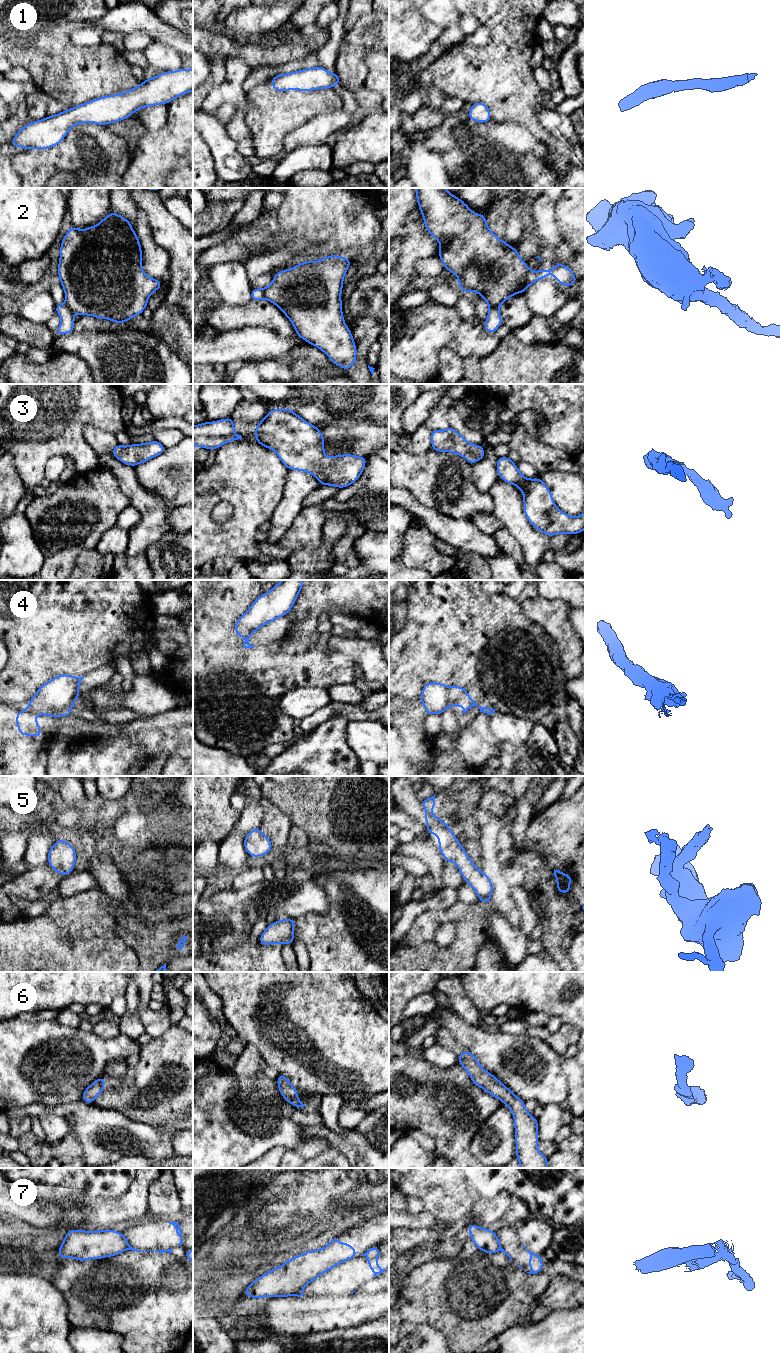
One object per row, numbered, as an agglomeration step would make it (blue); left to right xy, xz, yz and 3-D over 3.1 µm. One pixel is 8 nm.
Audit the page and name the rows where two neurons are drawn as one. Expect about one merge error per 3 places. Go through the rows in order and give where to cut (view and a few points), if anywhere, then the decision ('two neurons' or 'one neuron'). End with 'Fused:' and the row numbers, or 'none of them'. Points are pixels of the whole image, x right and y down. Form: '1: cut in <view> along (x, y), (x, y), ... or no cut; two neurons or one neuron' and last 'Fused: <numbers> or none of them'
1: no cut; one neuron
2: cut in yz along (528, 268), (526, 283), (519, 292); two neurons
3: no cut; one neuron
4: no cut; one neuron
5: no cut; one neuron
6: no cut; one neuron
7: cut in xy along (129, 1245), (126, 1249); two neurons
Fused: 2, 7

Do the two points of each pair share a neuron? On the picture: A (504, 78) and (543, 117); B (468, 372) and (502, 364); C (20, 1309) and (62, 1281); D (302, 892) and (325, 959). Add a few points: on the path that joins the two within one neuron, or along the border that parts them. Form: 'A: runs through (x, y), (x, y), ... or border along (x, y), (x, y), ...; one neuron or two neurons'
A: border along (545, 106), (537, 111), (537, 121), (548, 132); two neurons
B: border along (479, 359), (479, 368), (482, 373); two neurons
C: border along (52, 1282), (68, 1306); two neurons
D: border along (328, 898), (326, 912), (294, 918); two neurons

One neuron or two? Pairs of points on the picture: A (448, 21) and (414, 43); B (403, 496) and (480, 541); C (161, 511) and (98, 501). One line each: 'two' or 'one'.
A: two
B: one
C: two

